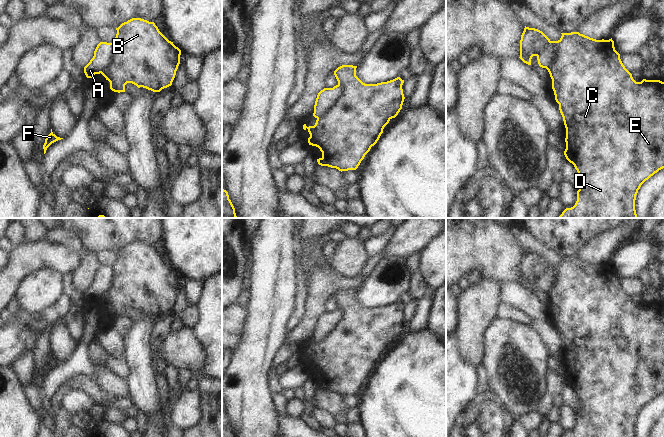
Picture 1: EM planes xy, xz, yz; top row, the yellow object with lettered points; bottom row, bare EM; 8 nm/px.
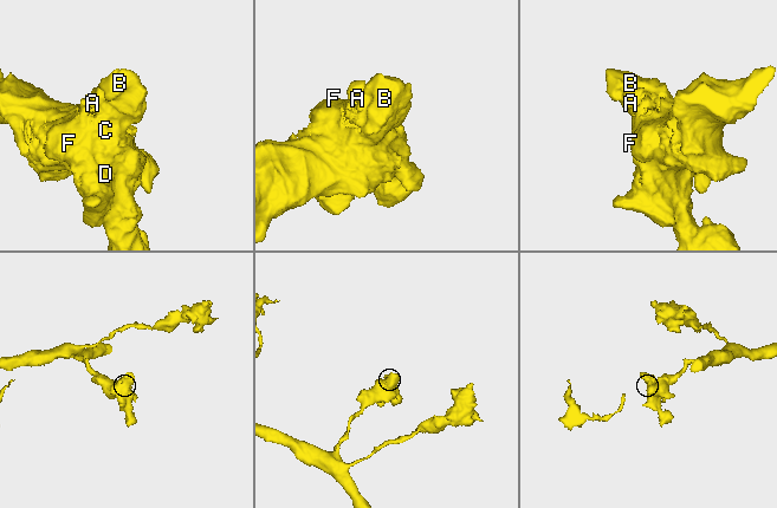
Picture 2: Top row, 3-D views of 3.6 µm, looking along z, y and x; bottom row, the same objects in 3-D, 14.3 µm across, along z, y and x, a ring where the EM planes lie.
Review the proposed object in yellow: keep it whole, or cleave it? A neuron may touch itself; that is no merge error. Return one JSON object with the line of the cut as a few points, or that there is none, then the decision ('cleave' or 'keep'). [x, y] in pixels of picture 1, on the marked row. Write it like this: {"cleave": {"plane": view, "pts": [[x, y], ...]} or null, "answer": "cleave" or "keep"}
{"cleave": {"plane": "yz", "pts": [[551, 42], [554, 46], [555, 54], [547, 69]]}, "answer": "cleave"}

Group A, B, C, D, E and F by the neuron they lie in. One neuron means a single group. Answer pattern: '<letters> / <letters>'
A / B C D E F

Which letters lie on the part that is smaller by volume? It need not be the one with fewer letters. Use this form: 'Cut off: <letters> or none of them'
Cut off: A

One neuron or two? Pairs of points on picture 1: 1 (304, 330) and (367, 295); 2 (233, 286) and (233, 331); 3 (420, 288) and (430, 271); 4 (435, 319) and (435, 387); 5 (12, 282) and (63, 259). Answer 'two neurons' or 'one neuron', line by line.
1: two neurons
2: two neurons
3: two neurons
4: two neurons
5: one neuron

